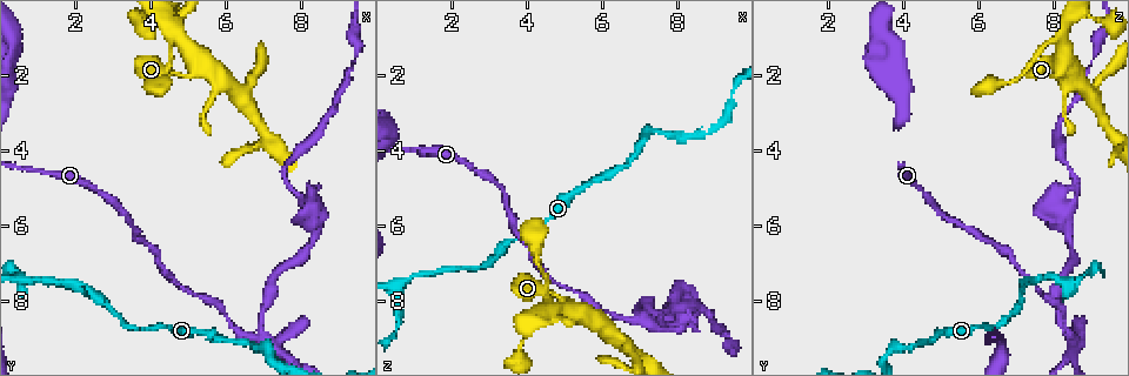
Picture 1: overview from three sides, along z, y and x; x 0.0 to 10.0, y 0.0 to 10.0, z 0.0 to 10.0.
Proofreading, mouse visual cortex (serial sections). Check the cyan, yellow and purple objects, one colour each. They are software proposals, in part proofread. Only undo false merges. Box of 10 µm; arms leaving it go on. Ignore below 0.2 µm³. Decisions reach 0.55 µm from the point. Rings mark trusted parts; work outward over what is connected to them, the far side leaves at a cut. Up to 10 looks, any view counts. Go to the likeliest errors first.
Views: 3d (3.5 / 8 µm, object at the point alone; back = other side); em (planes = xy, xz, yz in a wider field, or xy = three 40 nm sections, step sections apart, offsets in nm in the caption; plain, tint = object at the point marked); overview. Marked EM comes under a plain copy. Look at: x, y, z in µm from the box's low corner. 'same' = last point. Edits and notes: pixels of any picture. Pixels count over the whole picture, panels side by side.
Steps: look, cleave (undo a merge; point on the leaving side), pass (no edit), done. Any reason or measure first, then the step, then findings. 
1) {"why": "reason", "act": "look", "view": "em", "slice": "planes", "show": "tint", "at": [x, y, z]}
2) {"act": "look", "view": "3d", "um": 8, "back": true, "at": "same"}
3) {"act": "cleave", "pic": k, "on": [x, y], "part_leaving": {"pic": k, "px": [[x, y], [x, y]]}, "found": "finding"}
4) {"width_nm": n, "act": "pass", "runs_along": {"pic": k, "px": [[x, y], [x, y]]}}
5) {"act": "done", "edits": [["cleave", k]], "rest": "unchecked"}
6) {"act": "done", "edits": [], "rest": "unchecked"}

{"why": "small branch off a trunk", "act": "look", "view": "3d", "um": 3.5, "at": [4.80, 1.00, 8.20]}

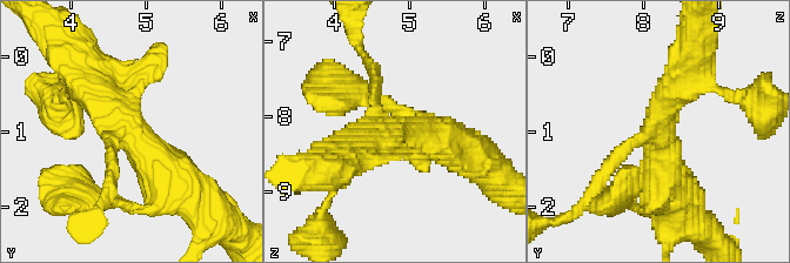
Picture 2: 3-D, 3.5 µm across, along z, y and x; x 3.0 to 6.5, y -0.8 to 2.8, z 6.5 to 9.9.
{"act": "pass", "runs_along": {"pic": 2, "px": [[166, 195], [154, 159], [79, 75]]}, "found": "continuous, no second cell"}

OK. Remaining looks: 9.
{"why": "thin neck", "act": "look", "view": "3d", "um": 3.5, "at": [2.60, 5.10, 4.55]}

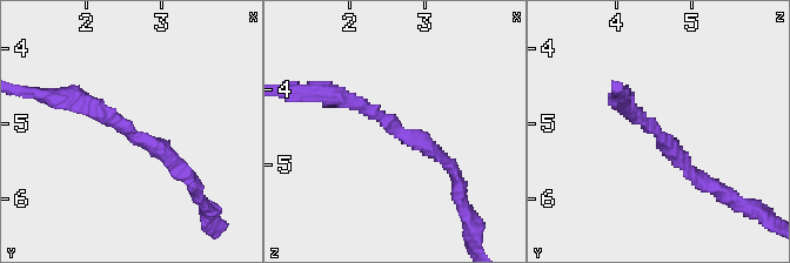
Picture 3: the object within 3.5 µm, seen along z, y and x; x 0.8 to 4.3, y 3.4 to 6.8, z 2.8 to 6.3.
{"why": "now the EM", "act": "look", "view": "em", "slice": "xy", "step": 5, "show": "tint", "at": [2.60, 5.15, 4.55]}

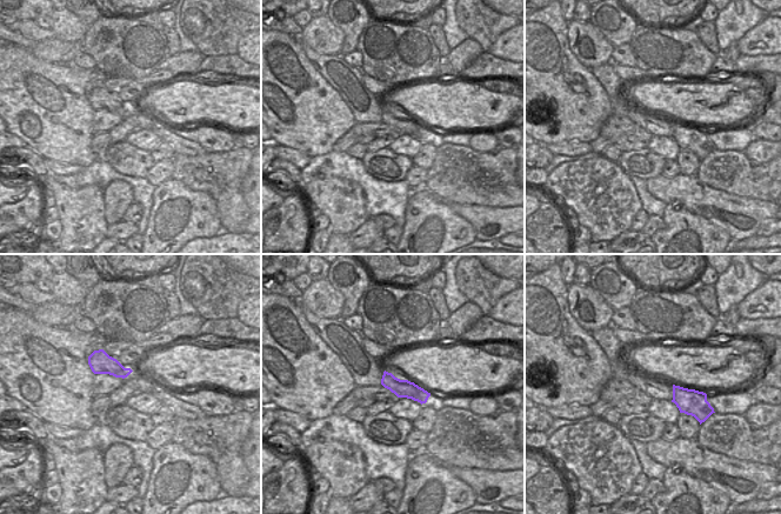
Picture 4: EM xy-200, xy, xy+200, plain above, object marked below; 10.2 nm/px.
{"act": "look", "view": "em", "slice": "planes", "show": "tint", "at": "same"}

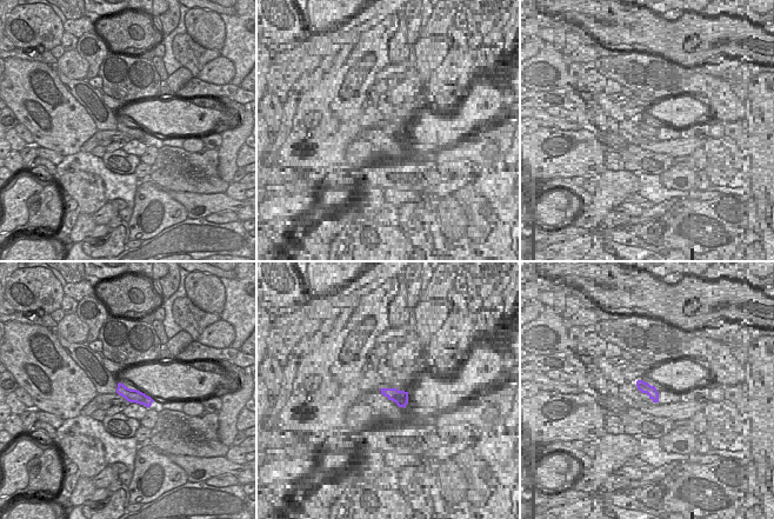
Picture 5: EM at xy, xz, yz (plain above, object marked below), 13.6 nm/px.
{"act": "pass", "runs_along": {"pic": 3, "px": [[74, 100], [111, 114], [191, 175]]}, "found": "continuous, no second cell"}

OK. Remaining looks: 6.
{"why": "a narrow waist", "act": "look", "view": "3d", "um": 8, "at": [3.70, 6.40, 6.20]}

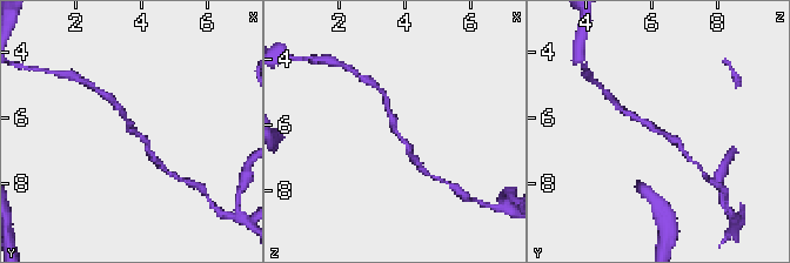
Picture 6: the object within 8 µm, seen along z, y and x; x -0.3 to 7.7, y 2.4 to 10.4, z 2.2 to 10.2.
{"act": "look", "view": "3d", "um": 3.5, "at": "same"}

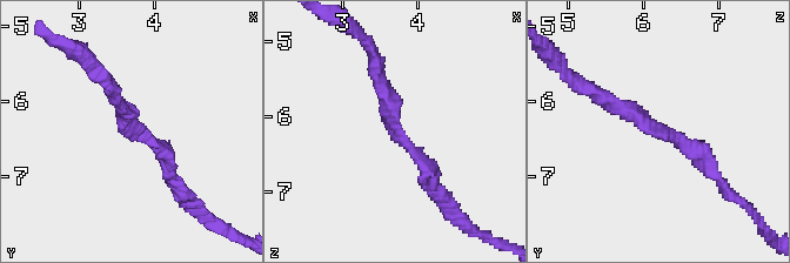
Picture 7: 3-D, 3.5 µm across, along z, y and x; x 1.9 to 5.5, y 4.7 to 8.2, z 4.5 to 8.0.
{"arm_widths_nm": [200, 200], "act": "look", "view": "em", "slice": "xy", "step": 3, "show": "tint", "at": [3.70, 6.40, 6.25]}

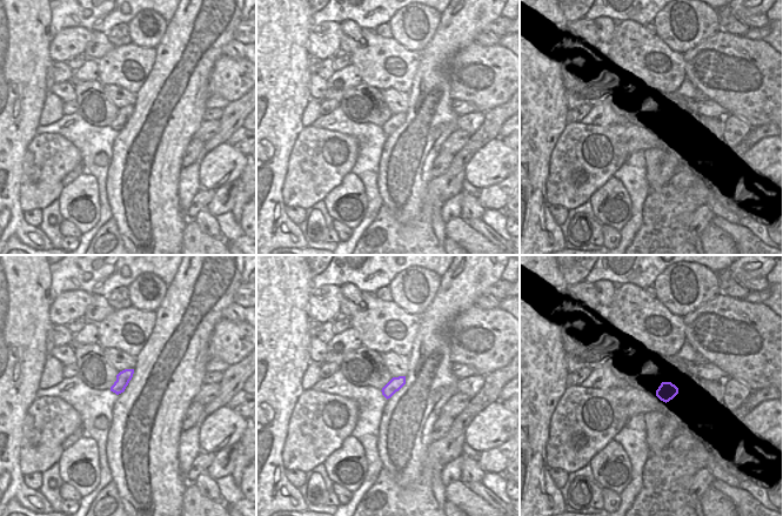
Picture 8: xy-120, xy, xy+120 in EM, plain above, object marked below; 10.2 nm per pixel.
{"act": "pass", "runs_along": {"pic": 7, "px": [[596, 92], [671, 132], [710, 172]]}, "found": "continuous, no second cell"}

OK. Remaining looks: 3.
{"why": "two arms in line, one across", "act": "look", "view": "3d", "um": 8, "at": [6.90, 8.95, 8.45]}

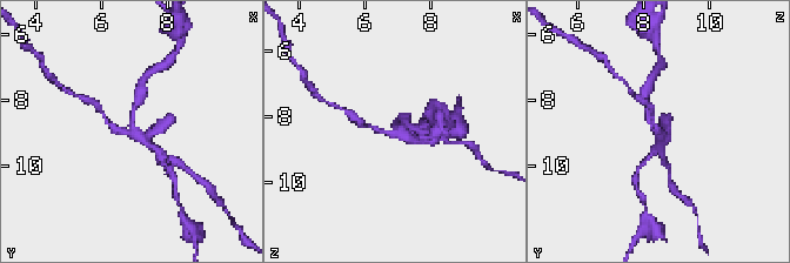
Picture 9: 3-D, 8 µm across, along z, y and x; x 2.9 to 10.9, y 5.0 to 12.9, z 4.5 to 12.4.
{"why": "need the tissue", "act": "look", "view": "em", "slice": "xy", "step": 5, "show": "tint", "at": "same"}

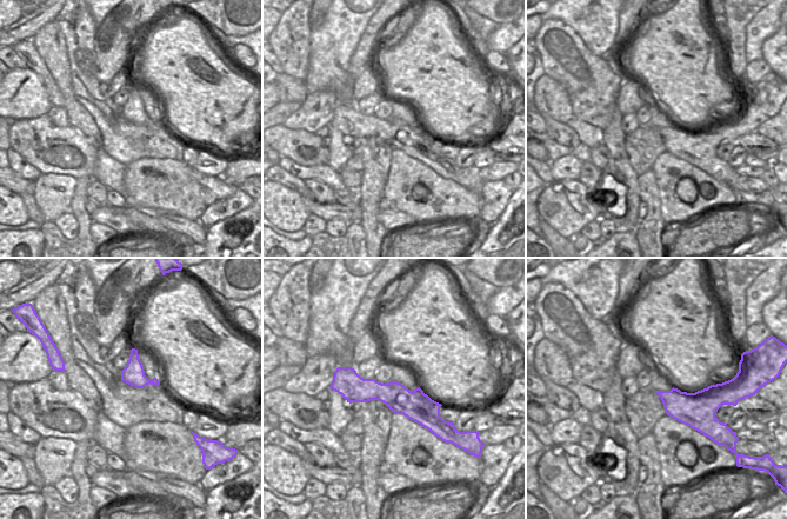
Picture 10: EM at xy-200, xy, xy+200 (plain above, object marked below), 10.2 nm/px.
{"act": "cleave", "pic": 9, "on": [162, 162], "part_leaving": {"pic": 9, "px": [[133, 132], [133, 106], [142, 86]]}, "found": "two cells meet here"}

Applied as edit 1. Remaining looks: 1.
{"act": "done", "edits": [["cleave", 9]], "rest": "unchecked"}

